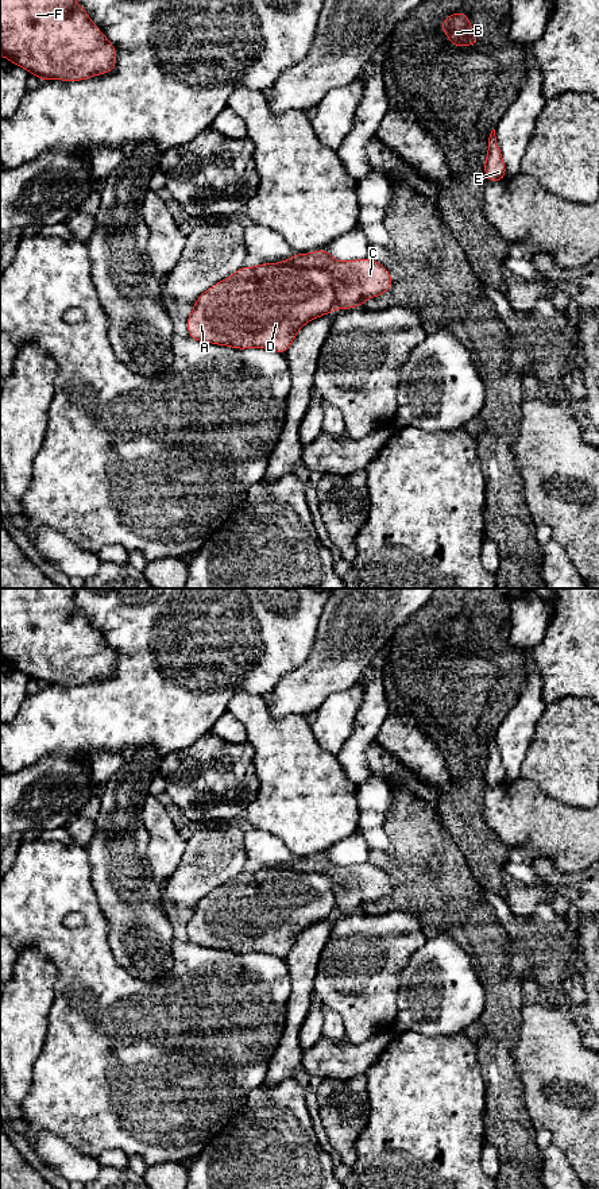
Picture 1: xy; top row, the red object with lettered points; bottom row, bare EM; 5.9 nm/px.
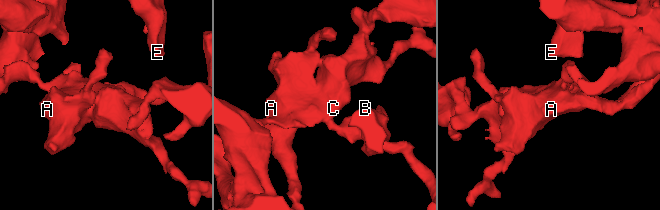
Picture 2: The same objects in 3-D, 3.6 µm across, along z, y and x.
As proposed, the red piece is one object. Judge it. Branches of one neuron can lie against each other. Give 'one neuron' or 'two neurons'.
two neurons

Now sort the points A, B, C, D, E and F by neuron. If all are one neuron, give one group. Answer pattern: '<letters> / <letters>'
A D F / B C E

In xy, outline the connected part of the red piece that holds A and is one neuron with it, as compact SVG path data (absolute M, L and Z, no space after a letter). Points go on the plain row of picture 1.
M260 868L243 870L204 896L186 930L198 946L286 958L305 929L335 914L329 876Z

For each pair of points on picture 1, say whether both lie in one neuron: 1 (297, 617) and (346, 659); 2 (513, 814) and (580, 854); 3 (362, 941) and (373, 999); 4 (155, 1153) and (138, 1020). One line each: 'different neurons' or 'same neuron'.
1: different neurons
2: same neuron
3: same neuron
4: same neuron

